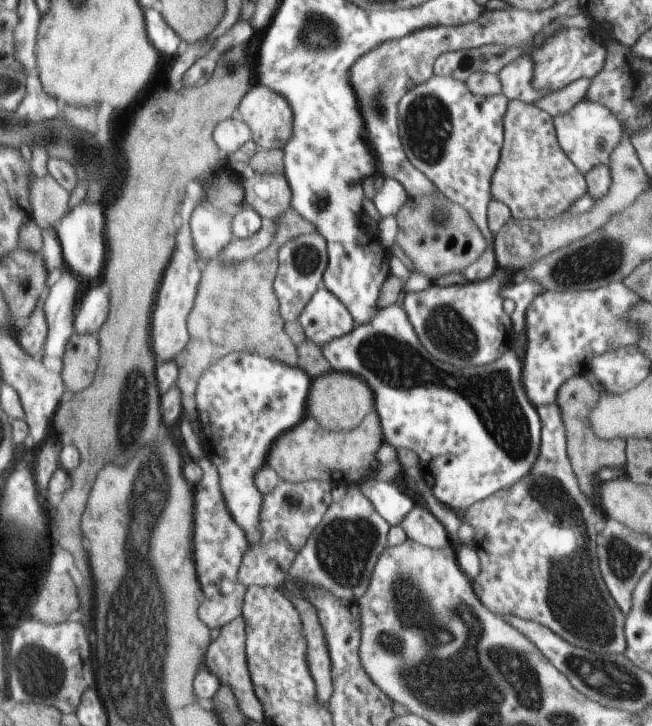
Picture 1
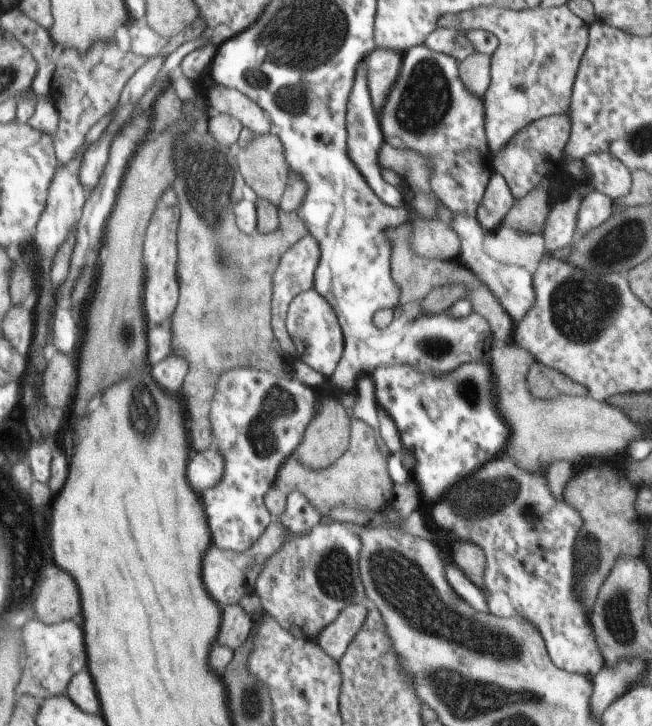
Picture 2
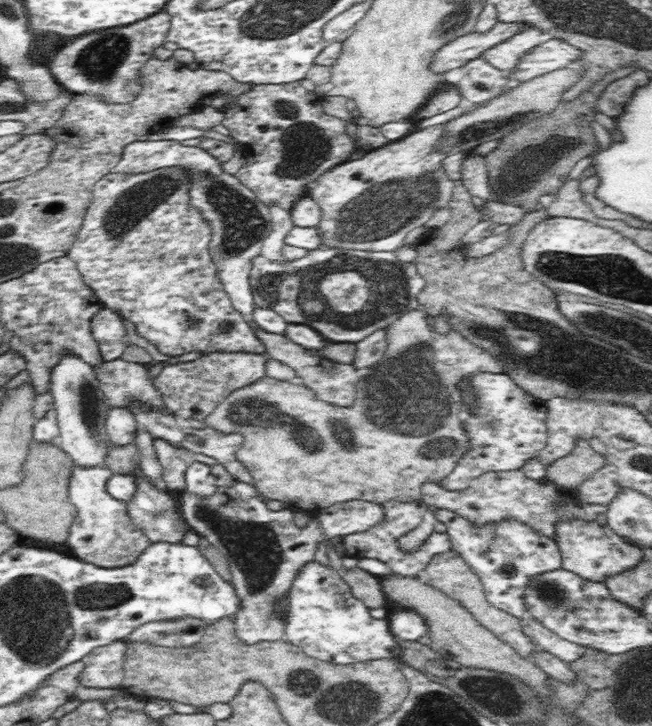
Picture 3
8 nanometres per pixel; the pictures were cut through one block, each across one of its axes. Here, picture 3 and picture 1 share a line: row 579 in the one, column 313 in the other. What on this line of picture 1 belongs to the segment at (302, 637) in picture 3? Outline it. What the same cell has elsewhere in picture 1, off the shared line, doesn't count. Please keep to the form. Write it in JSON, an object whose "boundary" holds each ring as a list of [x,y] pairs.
{"boundary":[[[319,286],[319,292],[311,296],[311,302],[299,316],[299,324],[303,326],[305,336],[317,346],[329,342],[331,338],[339,338],[355,328],[351,312],[325,286]]]}

